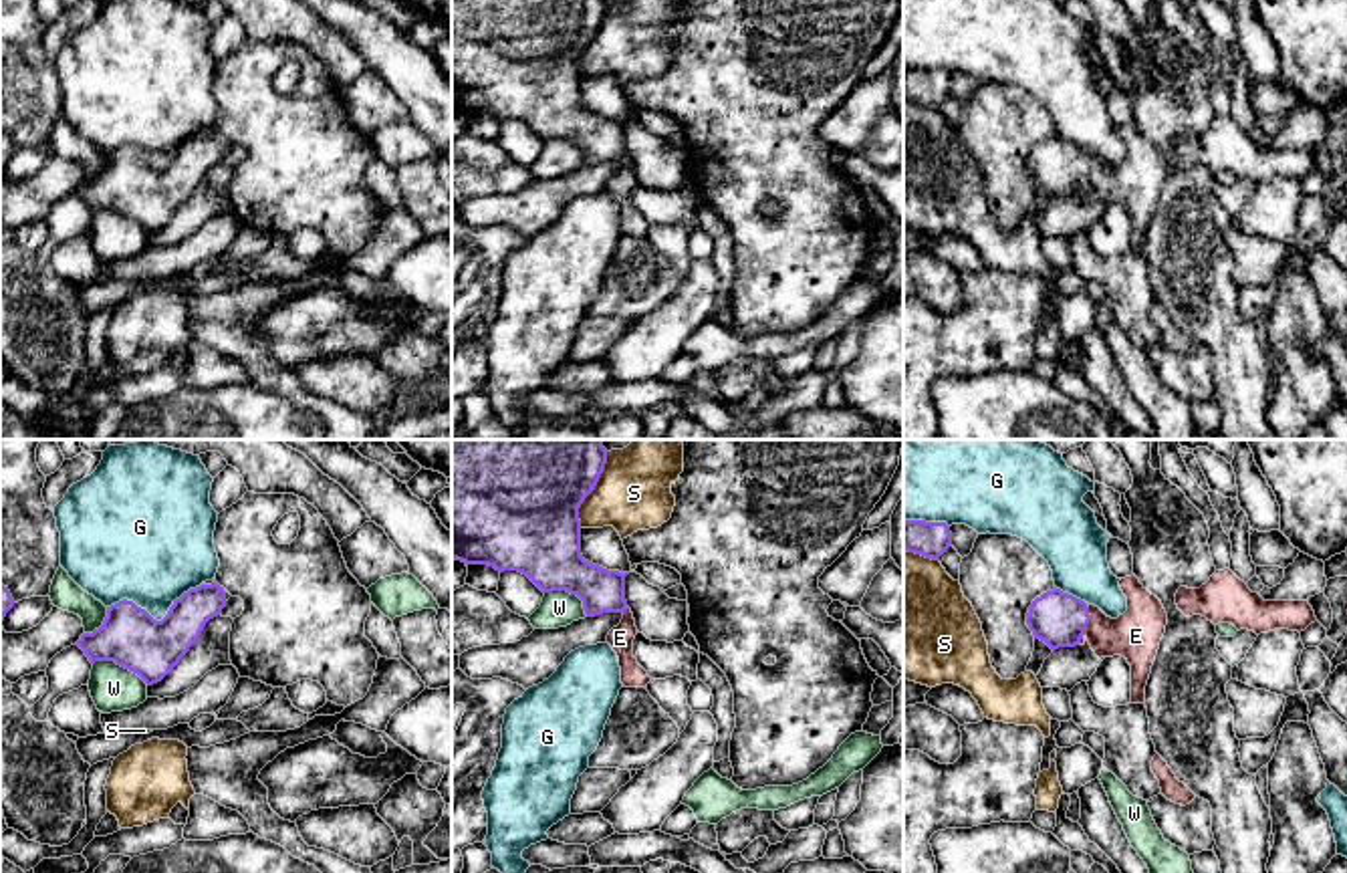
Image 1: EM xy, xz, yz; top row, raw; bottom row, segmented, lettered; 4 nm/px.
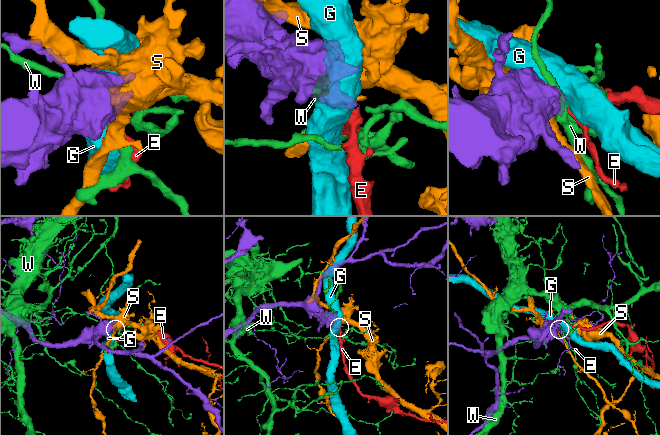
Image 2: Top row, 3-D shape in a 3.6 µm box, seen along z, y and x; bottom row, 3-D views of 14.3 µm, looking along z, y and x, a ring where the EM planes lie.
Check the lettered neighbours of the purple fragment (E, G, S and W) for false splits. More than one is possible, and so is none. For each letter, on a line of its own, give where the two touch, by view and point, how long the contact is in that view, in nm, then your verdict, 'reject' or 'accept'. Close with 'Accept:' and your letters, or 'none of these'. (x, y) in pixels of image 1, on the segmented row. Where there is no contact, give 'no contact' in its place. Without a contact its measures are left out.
E: yz (1089, 619) | 130 nm | accept
G: xy (154, 619) | 380 nm | reject
S: xz (593, 488) | 320 nm | reject
W: xy (121, 666) | 240 nm | reject
Accept: E

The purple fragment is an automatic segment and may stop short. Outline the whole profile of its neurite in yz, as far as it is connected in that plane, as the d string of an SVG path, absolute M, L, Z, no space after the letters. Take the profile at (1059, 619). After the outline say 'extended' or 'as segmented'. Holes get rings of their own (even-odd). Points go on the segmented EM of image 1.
M1135 575L1121 579L1119 587L1127 611L1117 619L1055 587L1032 601L1026 625L1053 651L1089 643L1099 659L1125 657L1131 665L1131 704L1143 704L1168 613Z; extended

